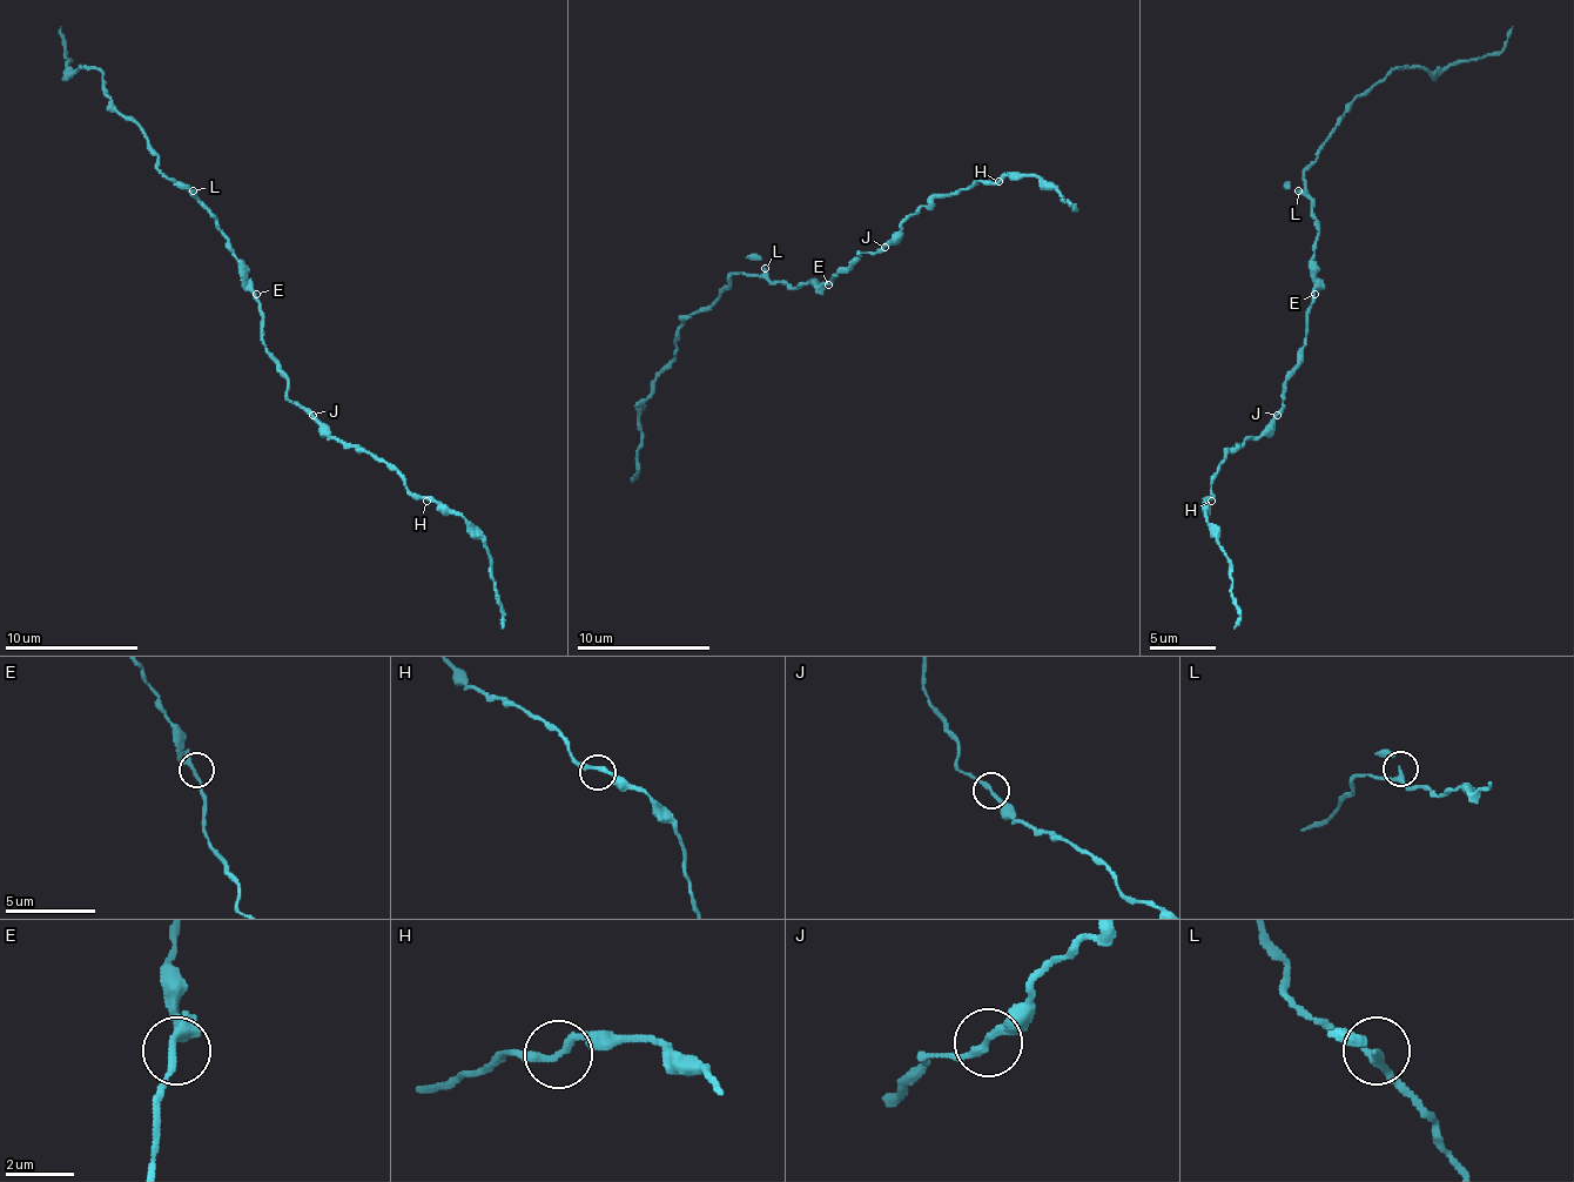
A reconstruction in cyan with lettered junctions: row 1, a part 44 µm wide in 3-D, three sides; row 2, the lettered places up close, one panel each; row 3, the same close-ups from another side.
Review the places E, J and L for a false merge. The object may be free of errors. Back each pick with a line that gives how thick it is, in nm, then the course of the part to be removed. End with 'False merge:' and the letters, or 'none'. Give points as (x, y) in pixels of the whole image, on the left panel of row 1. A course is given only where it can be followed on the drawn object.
False merge: none

